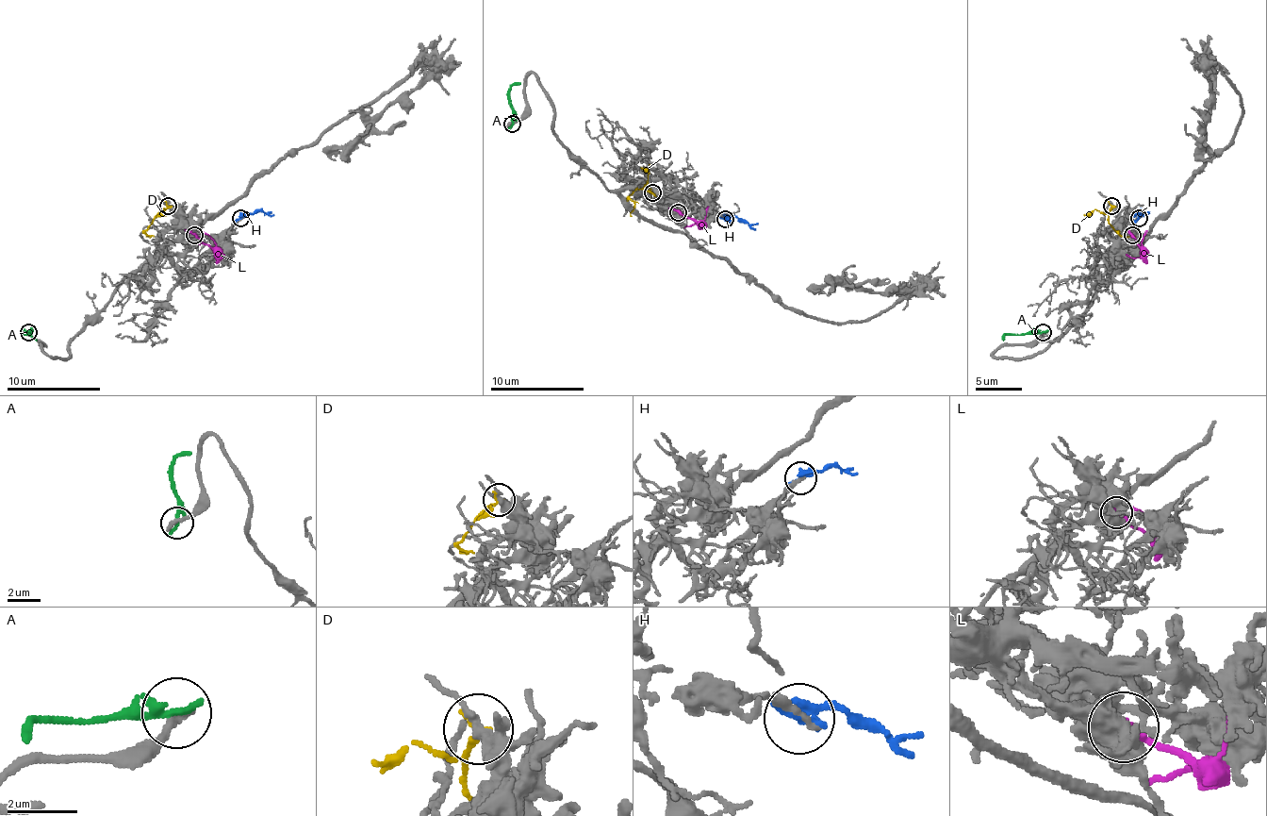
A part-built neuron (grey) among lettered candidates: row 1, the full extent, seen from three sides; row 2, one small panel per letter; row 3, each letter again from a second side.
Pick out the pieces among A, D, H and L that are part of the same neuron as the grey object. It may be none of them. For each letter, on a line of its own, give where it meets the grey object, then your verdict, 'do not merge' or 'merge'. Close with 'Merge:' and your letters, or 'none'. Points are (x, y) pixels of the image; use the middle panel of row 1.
A: contact (512, 124); do not merge
D: contact (652, 192); do not merge
H: contact (725, 219); do not merge
L: contact (678, 212); do not merge
Merge: none

